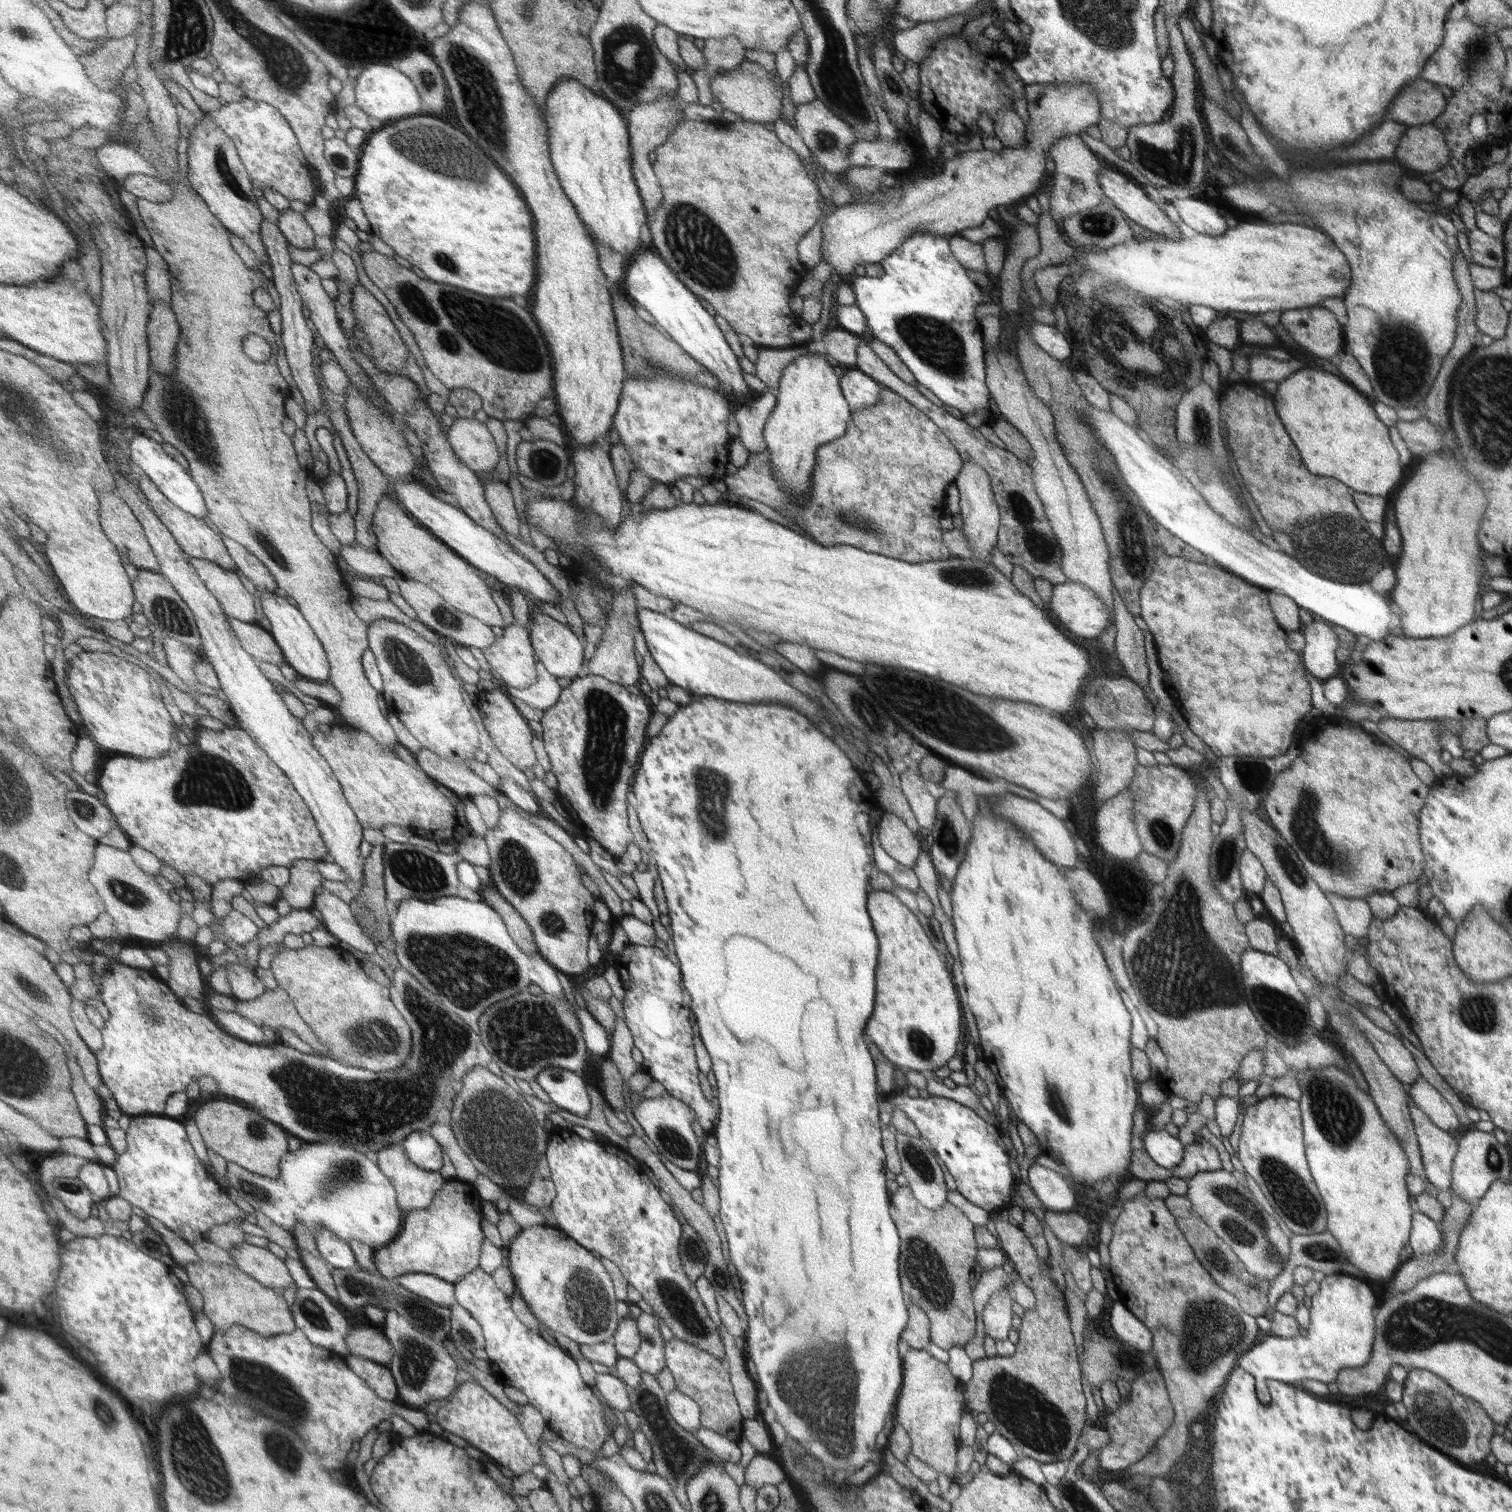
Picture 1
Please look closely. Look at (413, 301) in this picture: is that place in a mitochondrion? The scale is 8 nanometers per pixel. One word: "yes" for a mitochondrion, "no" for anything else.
yes

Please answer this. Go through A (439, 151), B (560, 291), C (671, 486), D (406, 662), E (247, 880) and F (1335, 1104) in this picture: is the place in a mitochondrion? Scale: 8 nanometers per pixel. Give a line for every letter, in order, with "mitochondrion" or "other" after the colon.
A: mitochondrion
B: other
C: other
D: mitochondrion
E: other
F: mitochondrion

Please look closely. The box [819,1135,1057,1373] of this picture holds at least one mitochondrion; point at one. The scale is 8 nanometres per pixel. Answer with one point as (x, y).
(925, 1268)

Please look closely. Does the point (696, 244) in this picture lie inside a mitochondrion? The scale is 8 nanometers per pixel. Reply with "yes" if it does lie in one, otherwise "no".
yes

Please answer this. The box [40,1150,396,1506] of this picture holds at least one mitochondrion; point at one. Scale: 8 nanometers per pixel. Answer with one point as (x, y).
(193, 1455)

